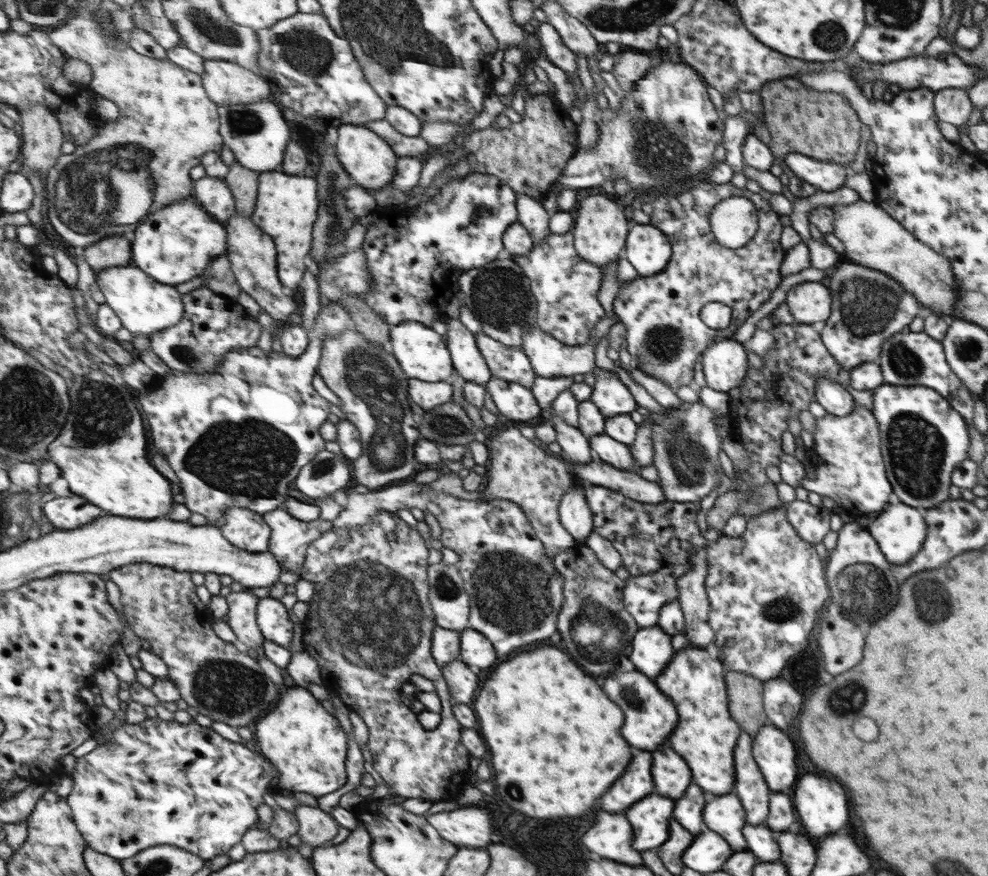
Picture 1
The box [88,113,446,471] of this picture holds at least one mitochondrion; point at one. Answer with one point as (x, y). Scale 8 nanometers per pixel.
(335, 222)

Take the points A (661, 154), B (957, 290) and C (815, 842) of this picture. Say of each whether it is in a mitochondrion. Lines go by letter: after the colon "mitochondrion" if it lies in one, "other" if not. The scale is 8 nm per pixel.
A: mitochondrion
B: other
C: other

